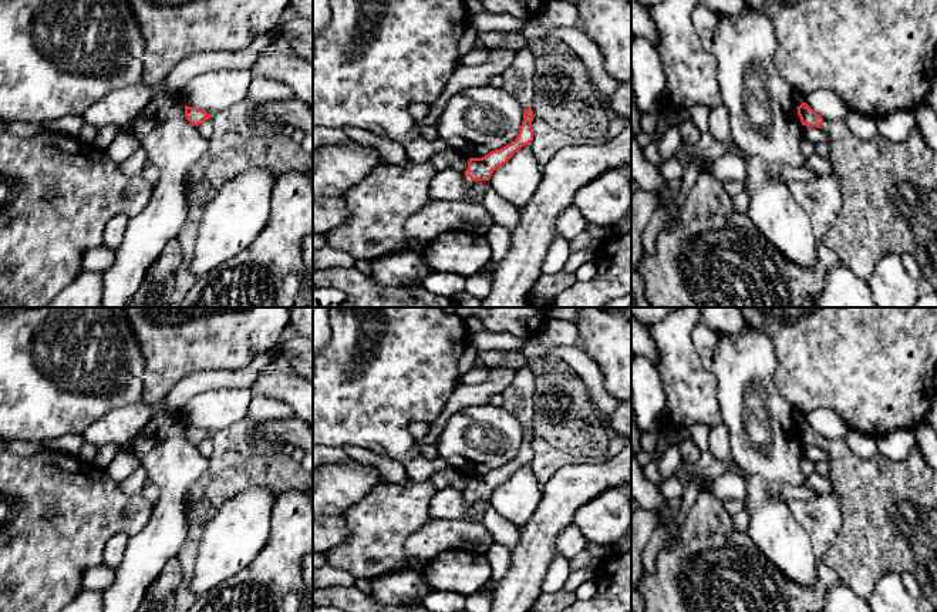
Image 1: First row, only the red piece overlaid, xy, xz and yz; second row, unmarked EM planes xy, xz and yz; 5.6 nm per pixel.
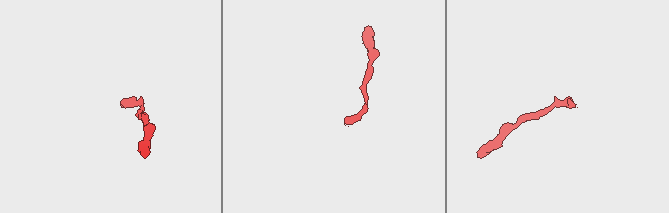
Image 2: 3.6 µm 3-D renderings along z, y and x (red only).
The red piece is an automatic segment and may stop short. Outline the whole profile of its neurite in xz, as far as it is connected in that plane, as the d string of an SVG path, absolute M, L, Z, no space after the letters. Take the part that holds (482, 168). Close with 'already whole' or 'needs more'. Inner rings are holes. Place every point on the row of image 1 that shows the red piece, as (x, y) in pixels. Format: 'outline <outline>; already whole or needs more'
outline M526 110L523 112L523 121L515 141L500 149L489 152L482 158L469 158L468 168L464 172L465 184L471 188L468 202L479 202L473 186L476 181L489 181L495 169L505 165L522 147L530 145L530 142L533 141L533 118L533 110Z; needs more

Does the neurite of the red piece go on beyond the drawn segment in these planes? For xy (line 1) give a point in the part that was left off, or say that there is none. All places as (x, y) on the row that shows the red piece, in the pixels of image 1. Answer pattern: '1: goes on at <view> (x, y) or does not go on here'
1: does not go on here

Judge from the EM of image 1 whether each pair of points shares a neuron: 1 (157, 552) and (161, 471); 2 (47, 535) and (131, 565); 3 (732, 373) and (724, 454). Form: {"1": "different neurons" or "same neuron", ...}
{"1": "same neuron", "2": "different neurons", "3": "different neurons"}

